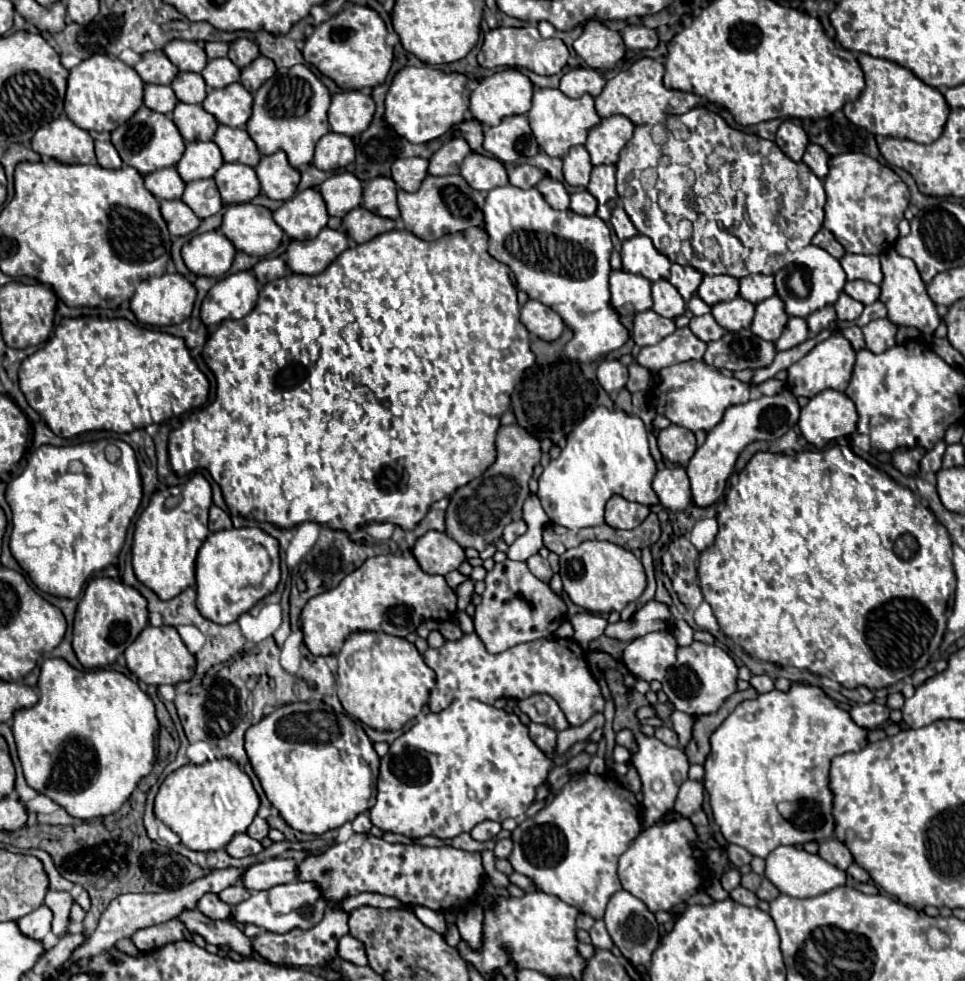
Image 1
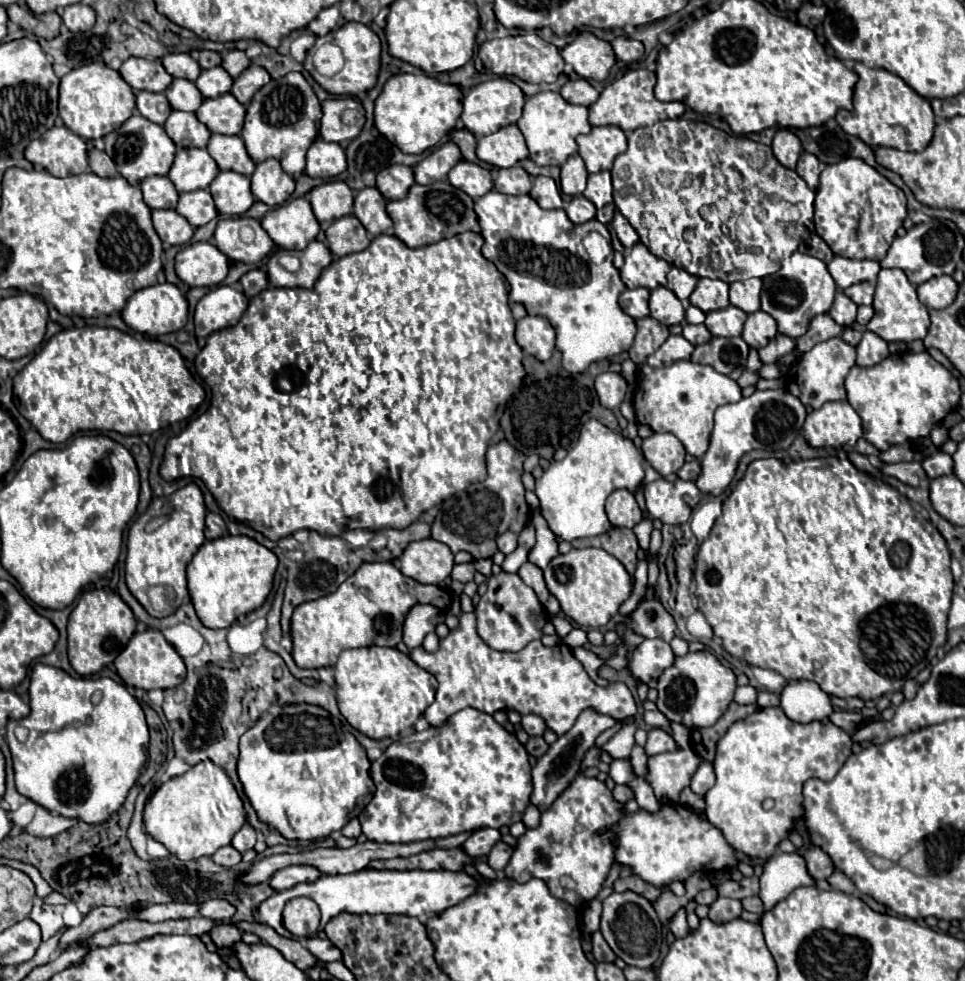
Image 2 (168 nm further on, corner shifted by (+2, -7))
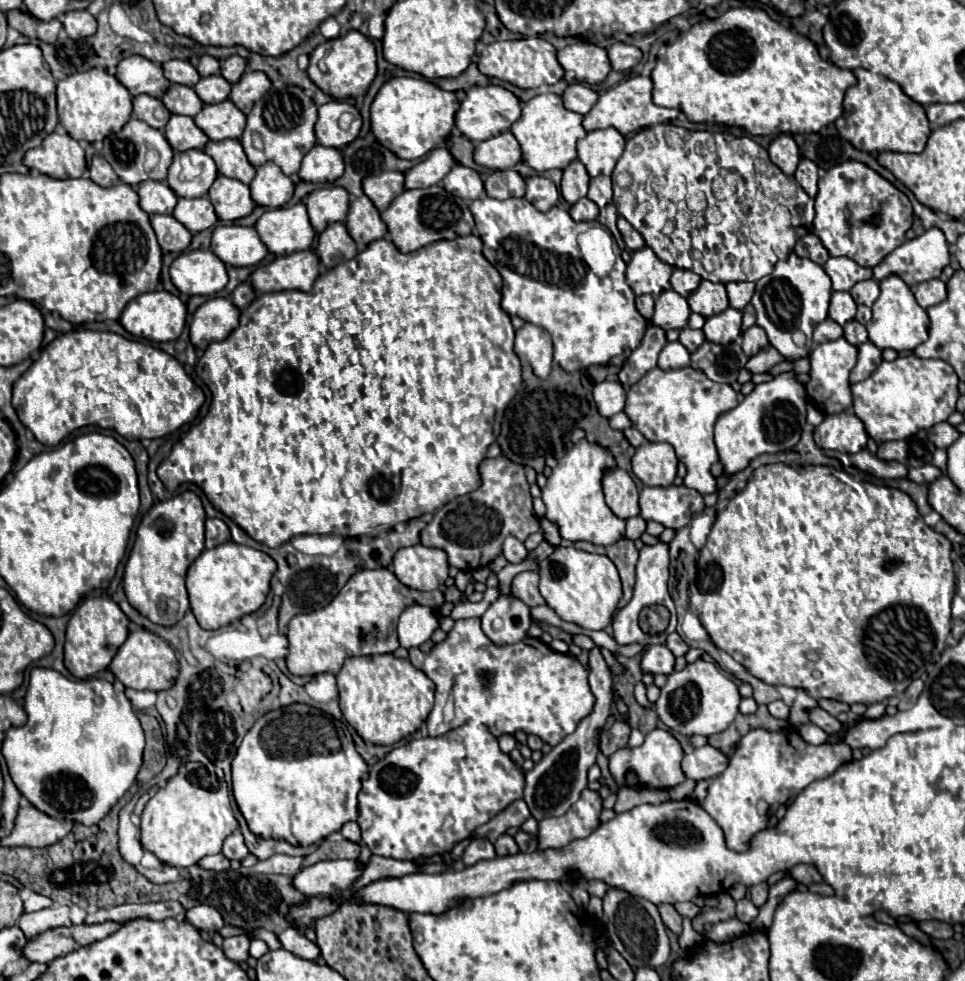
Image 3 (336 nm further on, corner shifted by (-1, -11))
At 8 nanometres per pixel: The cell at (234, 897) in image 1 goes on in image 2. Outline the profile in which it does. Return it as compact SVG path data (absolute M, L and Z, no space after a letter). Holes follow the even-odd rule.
M207 900L207 902L201 904L199 912L205 918L219 920L219 922L227 922L235 914L235 906L231 902L227 902L227 900Z

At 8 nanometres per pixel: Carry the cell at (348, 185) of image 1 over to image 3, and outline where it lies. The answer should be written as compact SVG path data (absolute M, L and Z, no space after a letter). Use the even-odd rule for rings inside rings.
M340 186L320 188L308 194L308 216L316 232L322 232L334 222L344 222L348 216L348 192Z

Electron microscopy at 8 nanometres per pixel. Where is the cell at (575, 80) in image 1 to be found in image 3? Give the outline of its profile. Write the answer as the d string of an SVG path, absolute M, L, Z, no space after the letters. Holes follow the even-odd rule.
M570 84L566 88L566 92L562 94L562 100L568 110L578 112L578 114L586 114L596 104L598 94L584 84Z

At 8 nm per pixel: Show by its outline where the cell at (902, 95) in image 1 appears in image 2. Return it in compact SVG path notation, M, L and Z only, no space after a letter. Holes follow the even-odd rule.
M855 62L855 72L859 74L859 82L853 94L853 110L837 112L835 120L839 126L869 146L889 146L915 152L927 148L935 130L935 114L931 112L931 102L909 88L897 74L883 68L869 68L863 62Z

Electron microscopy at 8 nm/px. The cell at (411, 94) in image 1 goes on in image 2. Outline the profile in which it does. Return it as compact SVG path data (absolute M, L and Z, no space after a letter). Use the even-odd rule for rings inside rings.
M397 74L387 80L375 100L375 126L401 152L421 154L439 144L439 140L455 128L463 112L461 102L463 94L459 86L443 84L427 74Z

